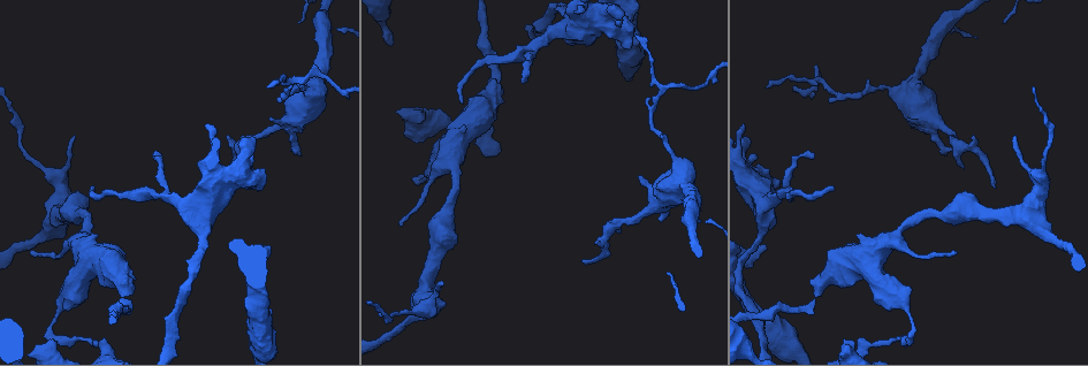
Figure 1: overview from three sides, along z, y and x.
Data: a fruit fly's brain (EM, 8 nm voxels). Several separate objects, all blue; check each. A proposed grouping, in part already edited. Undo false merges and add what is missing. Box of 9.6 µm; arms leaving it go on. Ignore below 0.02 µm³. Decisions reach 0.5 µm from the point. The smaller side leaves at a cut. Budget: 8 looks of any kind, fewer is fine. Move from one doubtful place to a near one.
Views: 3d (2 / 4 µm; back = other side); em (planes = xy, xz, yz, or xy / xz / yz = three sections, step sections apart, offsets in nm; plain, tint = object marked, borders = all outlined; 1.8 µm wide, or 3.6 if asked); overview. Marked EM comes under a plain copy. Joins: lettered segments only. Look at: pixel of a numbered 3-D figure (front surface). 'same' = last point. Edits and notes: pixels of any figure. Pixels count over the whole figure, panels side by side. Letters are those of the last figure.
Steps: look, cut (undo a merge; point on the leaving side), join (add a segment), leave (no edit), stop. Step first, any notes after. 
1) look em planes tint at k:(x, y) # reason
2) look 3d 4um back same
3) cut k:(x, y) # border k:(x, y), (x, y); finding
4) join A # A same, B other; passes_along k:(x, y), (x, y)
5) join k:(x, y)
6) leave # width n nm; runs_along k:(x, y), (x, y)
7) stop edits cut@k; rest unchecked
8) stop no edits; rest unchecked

look 3d 4um at 1:(30, 255) # tapers out

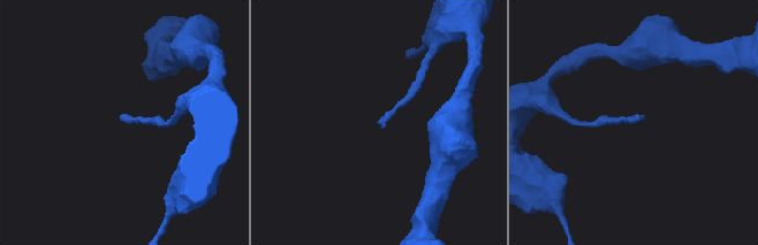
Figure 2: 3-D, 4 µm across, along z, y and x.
look em xz step 8 tint at 2:(120, 118) # shape alone is not enough

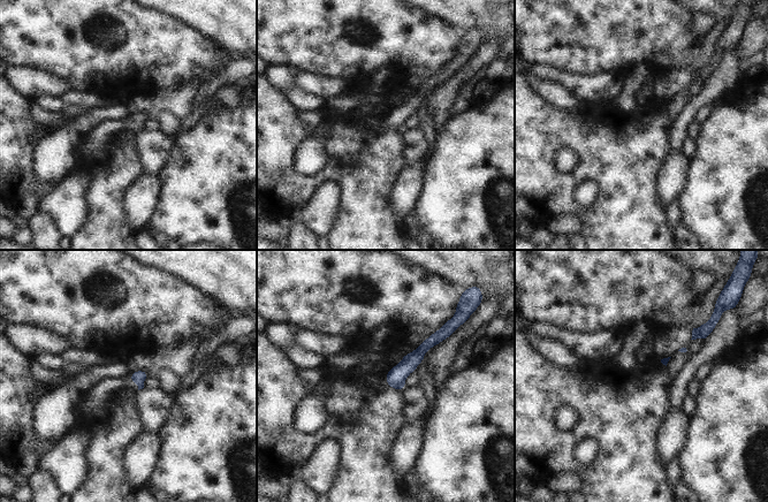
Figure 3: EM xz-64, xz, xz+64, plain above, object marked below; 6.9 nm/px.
look em planes borders same

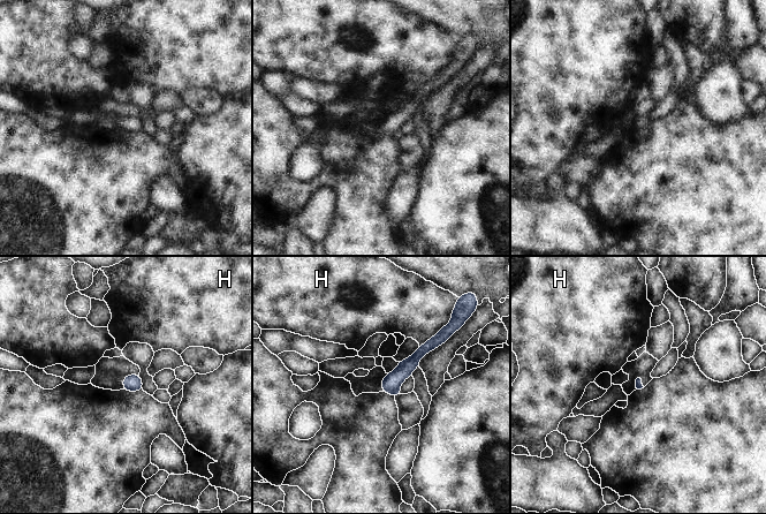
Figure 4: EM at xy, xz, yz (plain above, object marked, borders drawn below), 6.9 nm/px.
leave # H other; border 4:(439, 330), (419, 347); none of them fits

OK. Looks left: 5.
look em xy step 8 borders at 1:(831, 186) # long arm stops here

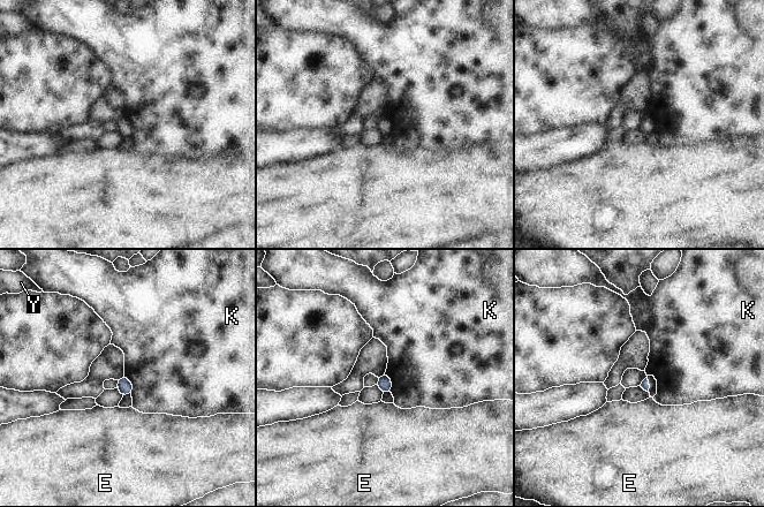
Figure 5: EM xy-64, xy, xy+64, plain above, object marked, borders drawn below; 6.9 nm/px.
look em planes borders same

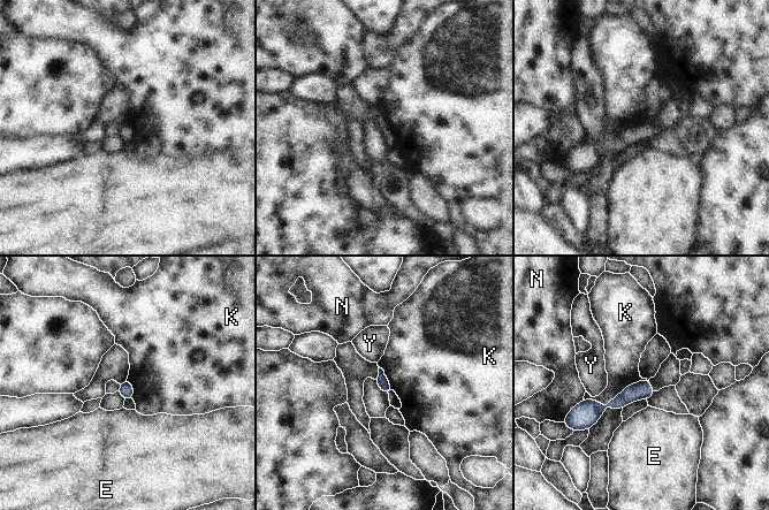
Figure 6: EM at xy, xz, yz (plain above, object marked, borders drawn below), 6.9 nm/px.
leave # E other, K other, N other, Y other; runs_along 6:(649, 389), (603, 409), (578, 409); none of them fits

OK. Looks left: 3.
look 3d 4um at 1:(812, 158)

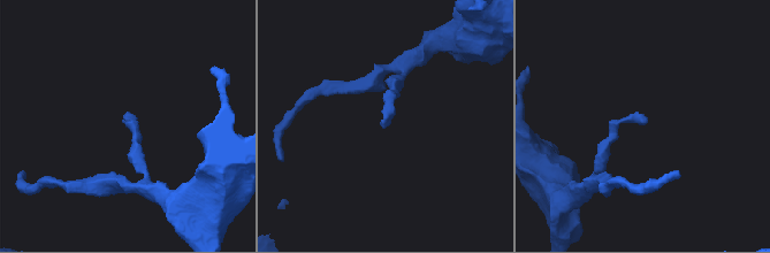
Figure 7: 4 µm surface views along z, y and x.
look em planes tint at 7:(645, 120)

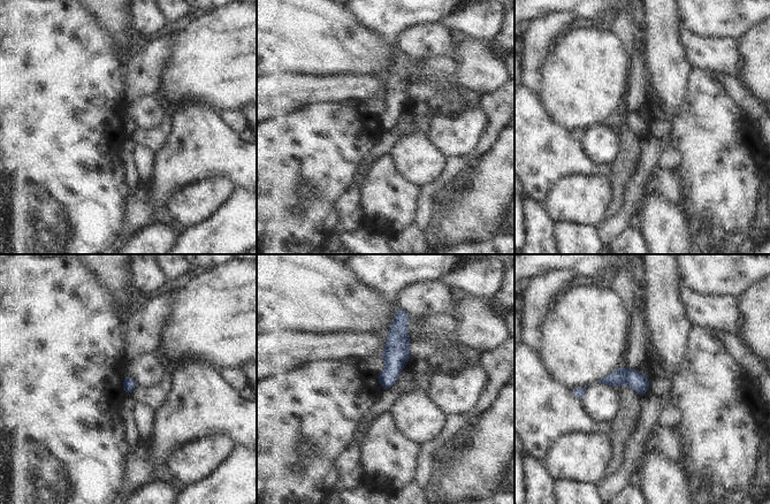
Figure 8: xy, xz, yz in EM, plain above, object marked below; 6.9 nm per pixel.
look em planes borders same # what lies round it

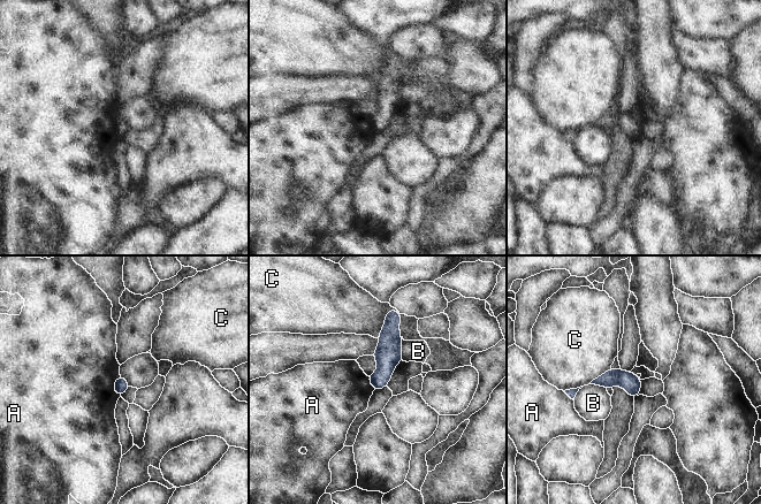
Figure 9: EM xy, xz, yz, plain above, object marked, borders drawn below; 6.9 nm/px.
leave # width 100 nm; A other, B other, C other; border 9:(120, 375), (114, 383), (119, 396); no lettered segment goes on from it

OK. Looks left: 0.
stop no edits; rest unchecked

